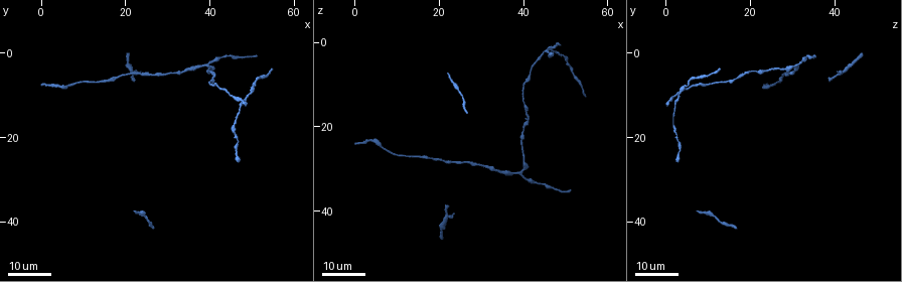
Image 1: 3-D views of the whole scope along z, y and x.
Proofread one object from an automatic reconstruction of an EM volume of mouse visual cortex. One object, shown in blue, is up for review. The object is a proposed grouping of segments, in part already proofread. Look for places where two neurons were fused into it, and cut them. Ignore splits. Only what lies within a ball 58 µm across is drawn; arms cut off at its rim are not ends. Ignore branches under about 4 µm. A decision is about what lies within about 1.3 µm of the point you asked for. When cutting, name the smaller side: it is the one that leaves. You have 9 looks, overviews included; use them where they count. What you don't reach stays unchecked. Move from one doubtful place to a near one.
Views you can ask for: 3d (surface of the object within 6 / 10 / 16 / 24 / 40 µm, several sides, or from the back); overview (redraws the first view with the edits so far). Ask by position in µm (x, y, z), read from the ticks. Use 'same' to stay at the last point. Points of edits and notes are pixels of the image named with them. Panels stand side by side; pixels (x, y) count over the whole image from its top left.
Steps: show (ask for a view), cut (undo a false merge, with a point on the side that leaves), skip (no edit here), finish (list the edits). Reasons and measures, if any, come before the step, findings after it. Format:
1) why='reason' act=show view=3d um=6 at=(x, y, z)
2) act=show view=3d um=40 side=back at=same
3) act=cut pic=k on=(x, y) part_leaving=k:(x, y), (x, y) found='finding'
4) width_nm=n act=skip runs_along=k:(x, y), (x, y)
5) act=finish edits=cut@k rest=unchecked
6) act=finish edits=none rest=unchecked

why='calibre changes' act=show view=3d um=24 at=(42.0, 7.5, 7.5)

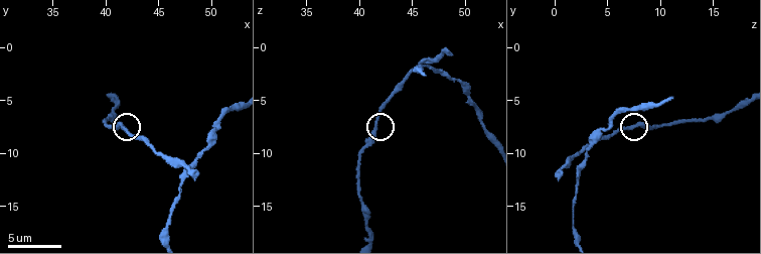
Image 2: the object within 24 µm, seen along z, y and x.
act=show view=3d um=6 at=(41.4, 7.6, 7.6)

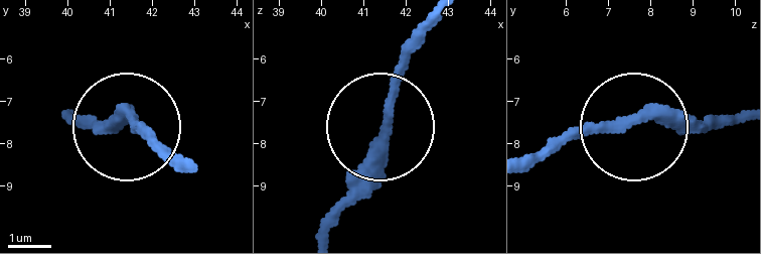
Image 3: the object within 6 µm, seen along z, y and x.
act=skip runs_along=3:(322, 233), (379, 135), (412, 30) found='one neuron here'

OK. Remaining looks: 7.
why='sudden change in width' act=show view=3d um=24 at=(42.0, 1.0, 33.0)

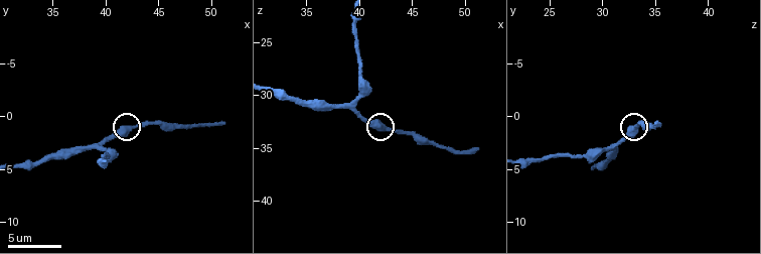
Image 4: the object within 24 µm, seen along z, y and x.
act=show view=3d um=6 at=(42.4, 1.2, 33.0)

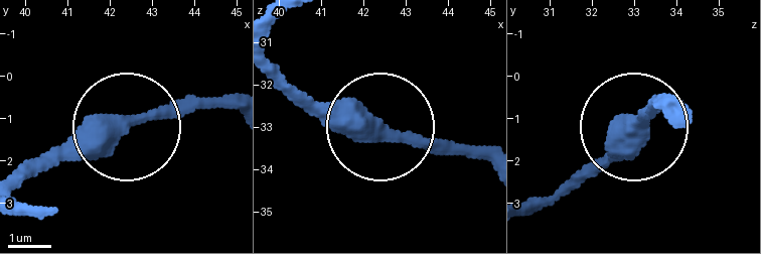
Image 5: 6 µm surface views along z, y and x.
width_nm=430 act=skip found='one neuron here'

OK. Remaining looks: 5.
why='branch point' act=show view=3d um=10 at=(39.2, 3.0, 30.8)

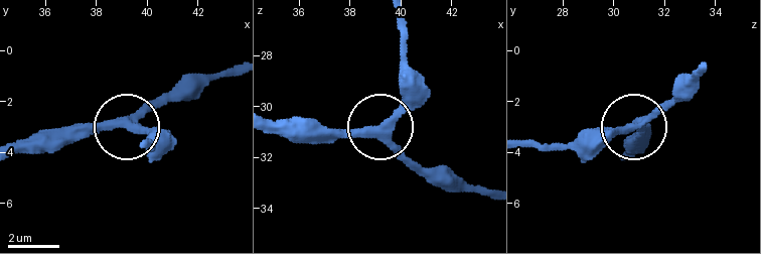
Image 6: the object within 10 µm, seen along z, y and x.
arms=3 act=skip found='all the same neuron'

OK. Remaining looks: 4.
act=show view=3d um=6 at=(40.2, 6.6, 14.6)

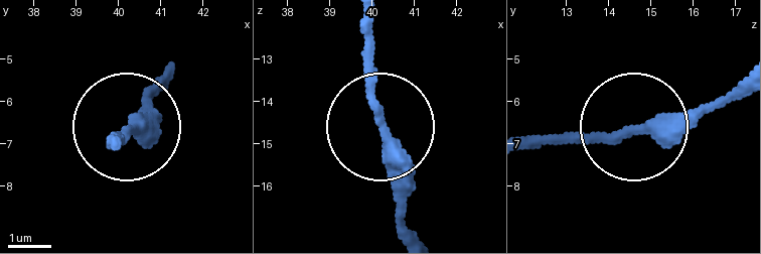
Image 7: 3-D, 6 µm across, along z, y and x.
act=skip runs_along=7:(368, 23), (368, 99), (402, 236) found='one neuron here'

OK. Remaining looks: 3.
act=finish edits=none rest=unchecked

